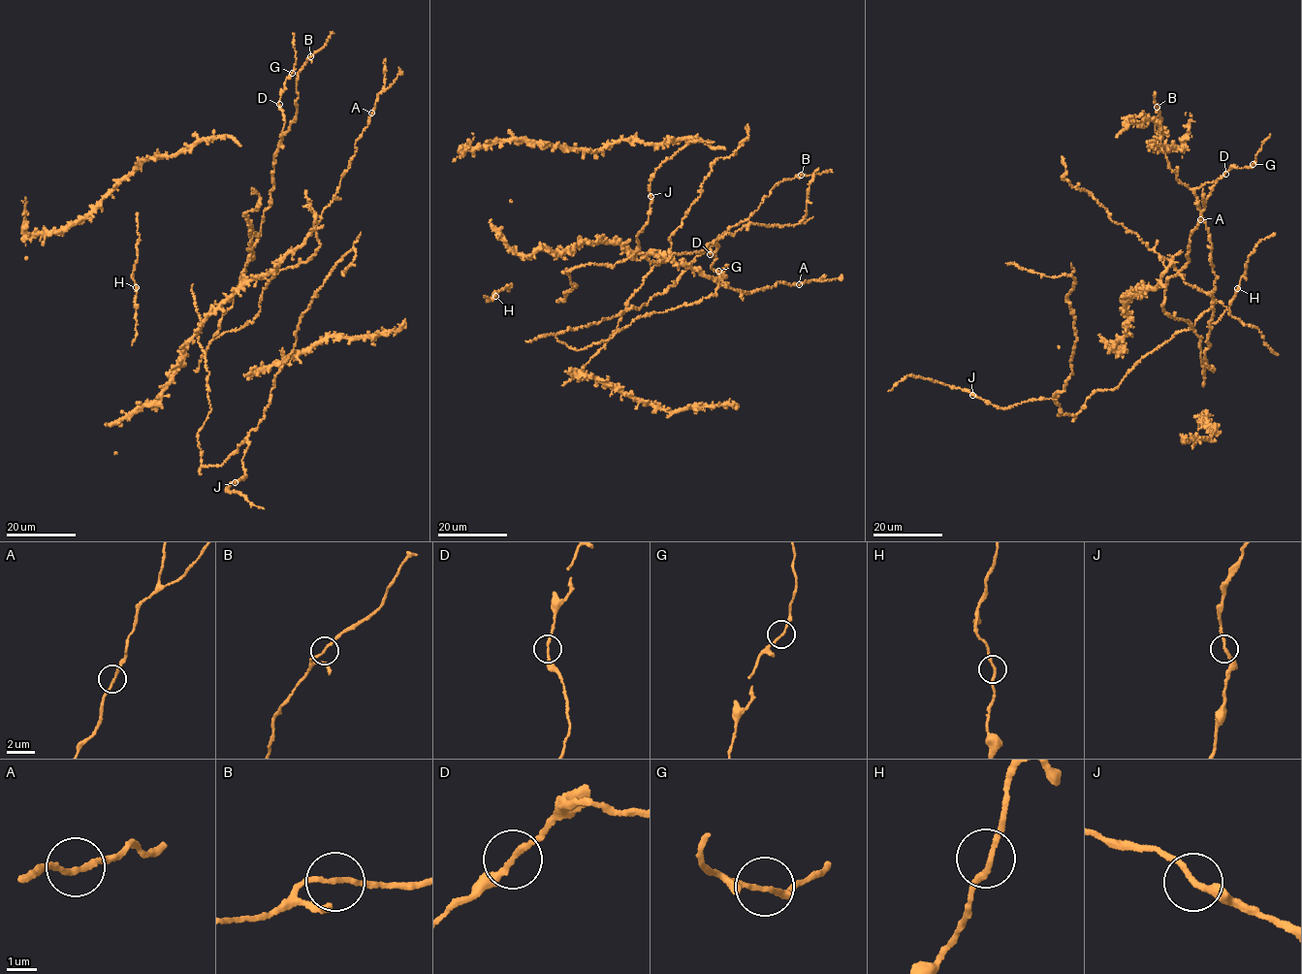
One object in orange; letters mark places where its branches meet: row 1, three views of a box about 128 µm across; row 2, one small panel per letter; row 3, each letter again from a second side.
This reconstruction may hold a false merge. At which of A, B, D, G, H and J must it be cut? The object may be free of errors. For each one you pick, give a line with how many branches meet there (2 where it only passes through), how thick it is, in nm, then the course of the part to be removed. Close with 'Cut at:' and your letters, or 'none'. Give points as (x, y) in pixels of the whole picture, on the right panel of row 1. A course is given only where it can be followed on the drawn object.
Cut at: none

